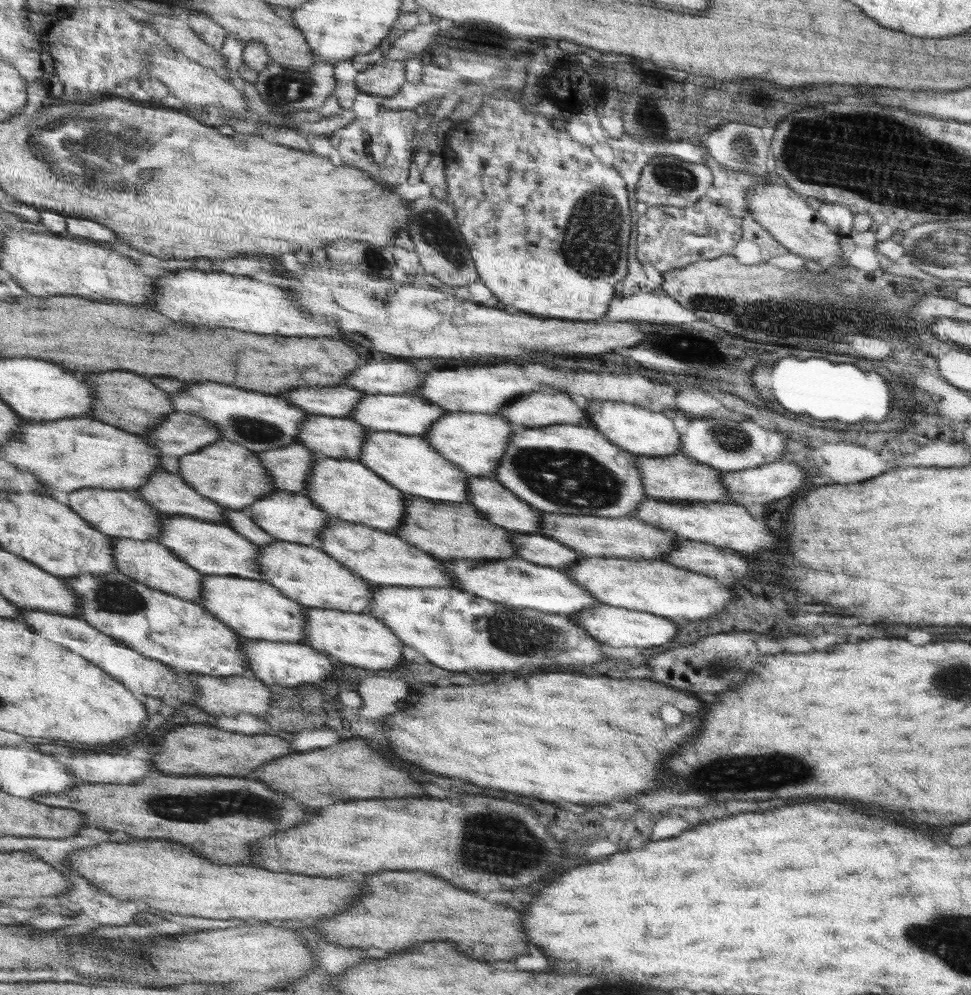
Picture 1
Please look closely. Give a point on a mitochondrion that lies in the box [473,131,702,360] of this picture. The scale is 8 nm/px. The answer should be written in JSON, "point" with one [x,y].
{"point":[592,245]}

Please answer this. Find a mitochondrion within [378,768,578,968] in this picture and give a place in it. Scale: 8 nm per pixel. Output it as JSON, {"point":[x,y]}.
{"point":[481,852]}

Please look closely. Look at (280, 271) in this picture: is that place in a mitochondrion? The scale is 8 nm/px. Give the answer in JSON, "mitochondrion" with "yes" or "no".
{"mitochondrion":"no"}

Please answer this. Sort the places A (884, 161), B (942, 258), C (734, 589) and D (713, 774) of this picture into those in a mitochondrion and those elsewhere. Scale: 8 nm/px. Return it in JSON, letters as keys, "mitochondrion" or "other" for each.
{"A":"mitochondrion","B":"mitochondrion","C":"other","D":"mitochondrion"}

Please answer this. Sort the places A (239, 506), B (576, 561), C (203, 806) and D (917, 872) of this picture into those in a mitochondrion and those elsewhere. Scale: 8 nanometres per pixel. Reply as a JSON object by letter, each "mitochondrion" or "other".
{"A":"other","B":"other","C":"mitochondrion","D":"other"}

